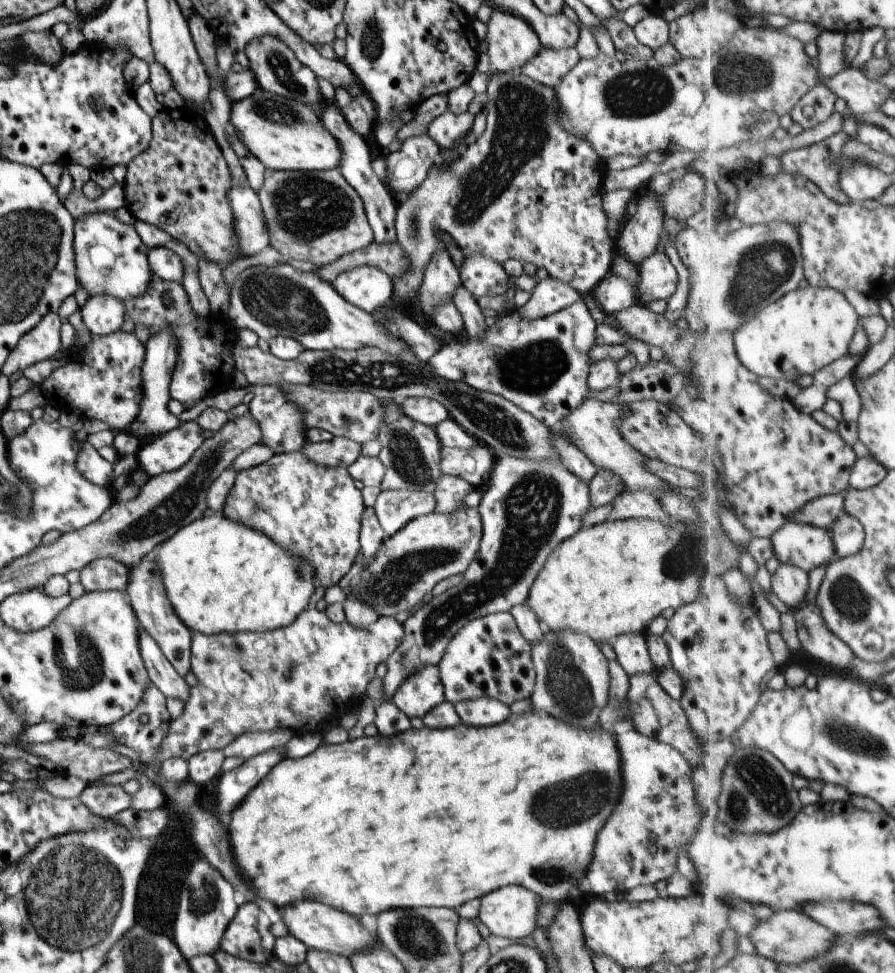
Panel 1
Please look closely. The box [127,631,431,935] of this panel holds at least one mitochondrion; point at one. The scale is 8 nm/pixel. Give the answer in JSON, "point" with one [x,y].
{"point":[208,896]}

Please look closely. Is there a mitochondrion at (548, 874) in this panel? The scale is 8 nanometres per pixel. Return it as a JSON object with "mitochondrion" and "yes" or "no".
{"mitochondrion":"yes"}

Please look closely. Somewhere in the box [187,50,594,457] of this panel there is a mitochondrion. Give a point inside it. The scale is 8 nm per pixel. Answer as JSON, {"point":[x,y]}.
{"point":[525,120]}

